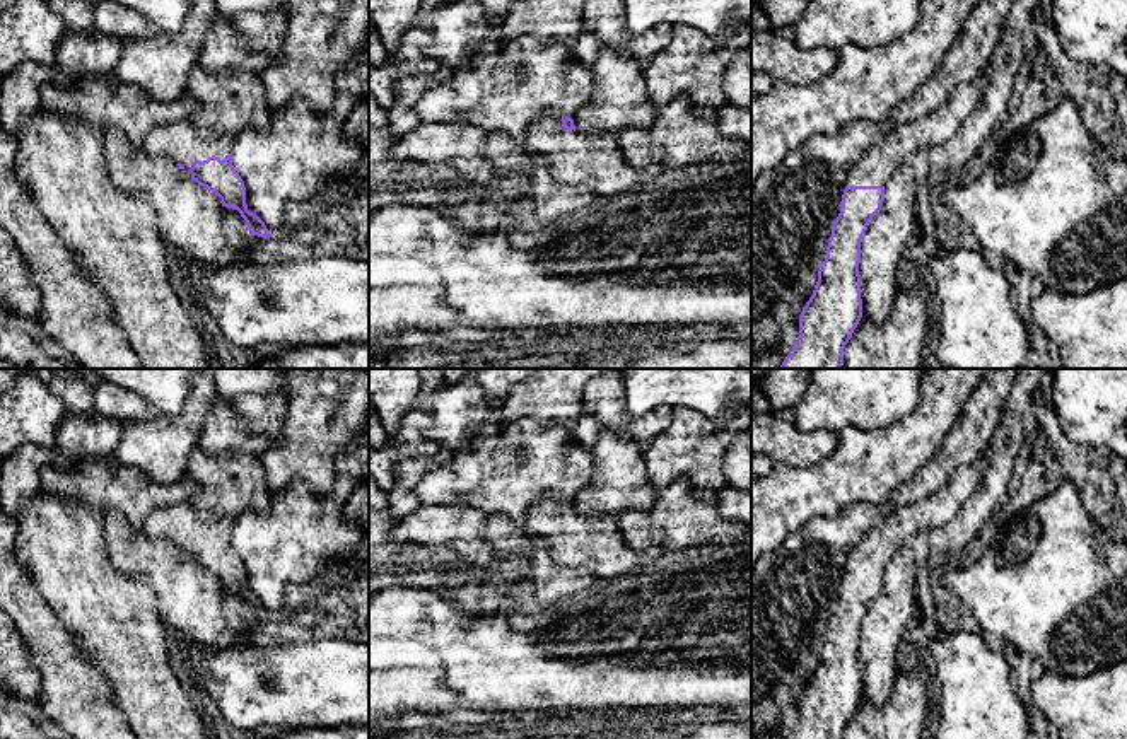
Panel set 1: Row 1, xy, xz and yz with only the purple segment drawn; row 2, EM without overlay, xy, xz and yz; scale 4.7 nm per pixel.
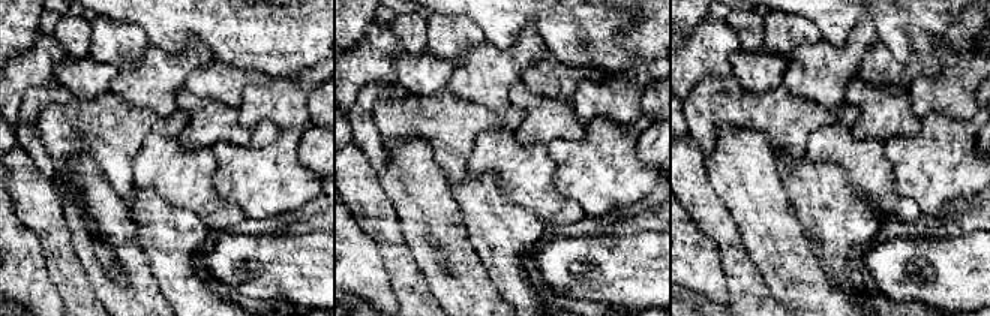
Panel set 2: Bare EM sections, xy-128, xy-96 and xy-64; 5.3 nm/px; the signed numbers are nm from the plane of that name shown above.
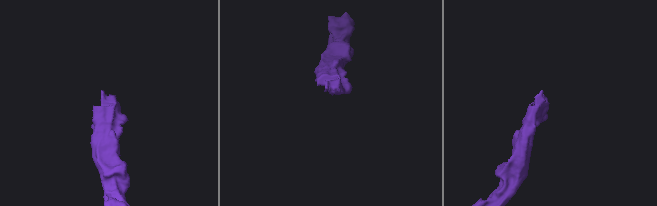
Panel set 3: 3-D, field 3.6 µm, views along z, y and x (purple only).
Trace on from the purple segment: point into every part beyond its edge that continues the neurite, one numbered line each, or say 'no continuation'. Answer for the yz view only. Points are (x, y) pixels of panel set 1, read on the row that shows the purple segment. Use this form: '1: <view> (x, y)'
1: yz (929, 132)

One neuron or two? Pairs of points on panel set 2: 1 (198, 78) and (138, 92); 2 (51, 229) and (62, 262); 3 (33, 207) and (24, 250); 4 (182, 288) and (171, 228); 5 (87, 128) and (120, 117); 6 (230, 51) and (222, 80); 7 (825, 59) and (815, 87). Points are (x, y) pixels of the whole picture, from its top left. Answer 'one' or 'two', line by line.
1: two
2: one
3: two
4: one
5: one
6: two
7: one

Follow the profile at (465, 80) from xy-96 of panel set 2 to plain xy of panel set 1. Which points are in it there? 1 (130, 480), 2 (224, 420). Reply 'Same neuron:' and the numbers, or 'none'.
Same neuron: none

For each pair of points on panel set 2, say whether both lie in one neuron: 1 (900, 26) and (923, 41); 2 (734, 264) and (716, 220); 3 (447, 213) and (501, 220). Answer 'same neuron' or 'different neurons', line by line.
1: different neurons
2: same neuron
3: different neurons

